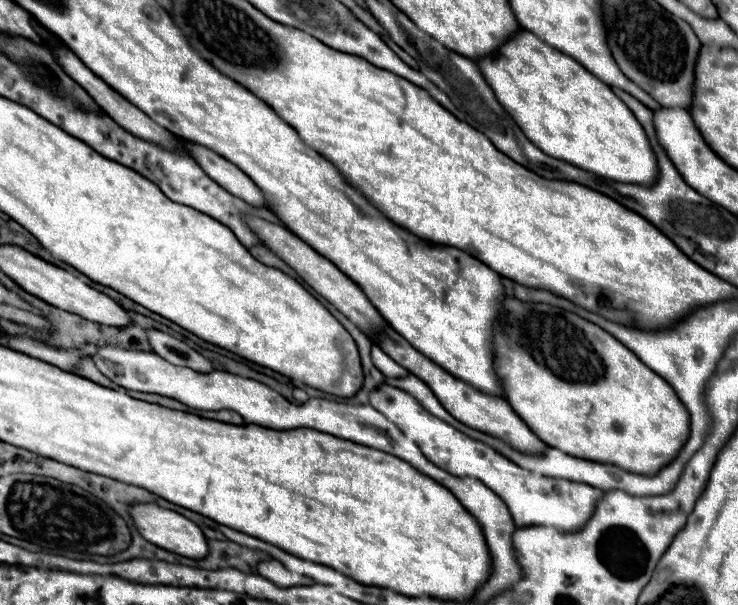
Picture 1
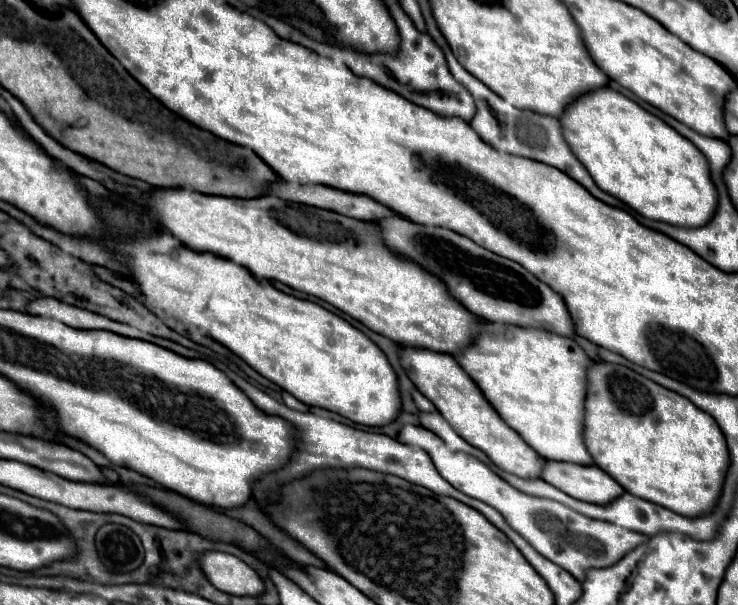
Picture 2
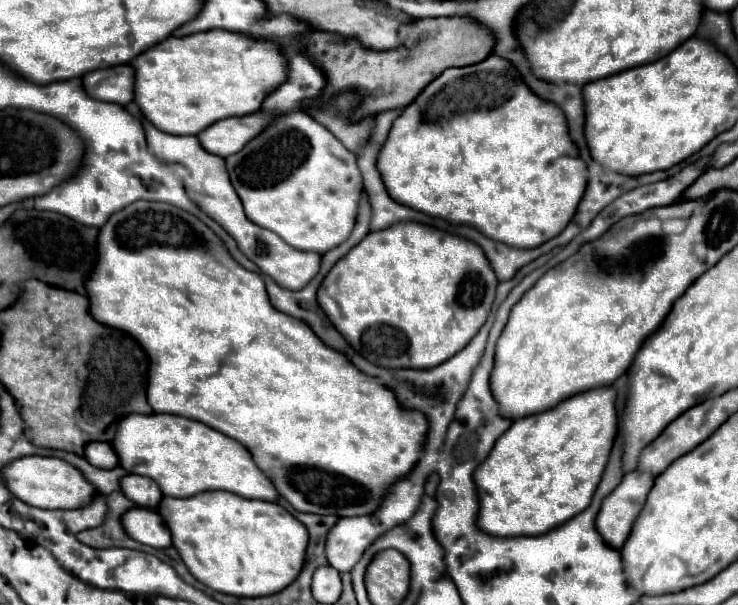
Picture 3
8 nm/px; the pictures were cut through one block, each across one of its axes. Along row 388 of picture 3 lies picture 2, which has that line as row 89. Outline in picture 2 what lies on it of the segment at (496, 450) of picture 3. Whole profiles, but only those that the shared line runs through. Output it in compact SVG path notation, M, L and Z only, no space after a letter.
M600 88L568 104L564 114L558 116L558 122L562 126L562 136L566 144L570 144L570 150L588 170L596 186L606 194L618 198L620 202L628 204L644 218L666 222L680 228L704 226L712 218L716 210L716 190L712 186L708 162L702 156L702 152L690 140L686 140L674 128L670 128L664 120L646 112L630 98L622 96L612 88Z

